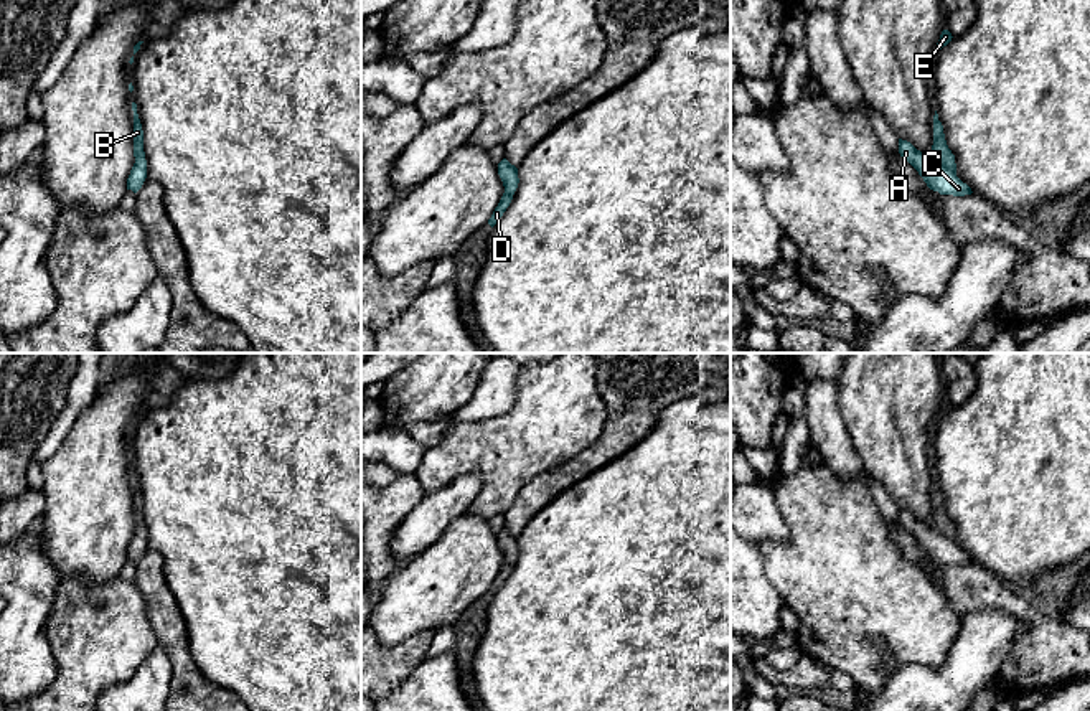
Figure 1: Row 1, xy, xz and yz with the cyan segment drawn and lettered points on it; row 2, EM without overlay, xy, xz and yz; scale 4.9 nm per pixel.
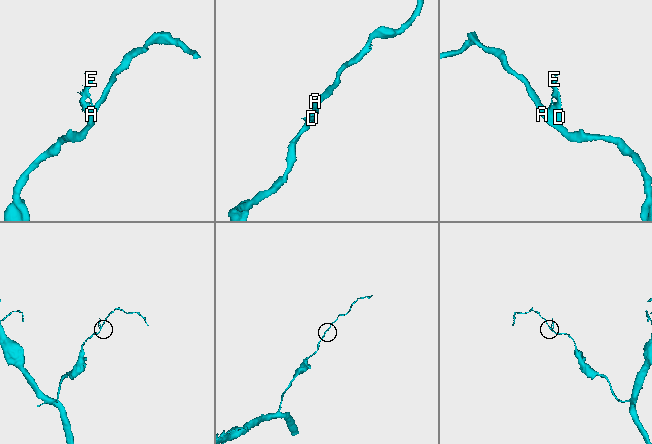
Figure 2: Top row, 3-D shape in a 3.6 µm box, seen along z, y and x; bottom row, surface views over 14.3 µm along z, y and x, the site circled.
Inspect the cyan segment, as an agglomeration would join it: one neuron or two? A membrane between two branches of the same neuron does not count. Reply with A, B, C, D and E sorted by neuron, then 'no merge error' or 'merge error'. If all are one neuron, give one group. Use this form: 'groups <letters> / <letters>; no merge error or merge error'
groups A B C D E; no merge error

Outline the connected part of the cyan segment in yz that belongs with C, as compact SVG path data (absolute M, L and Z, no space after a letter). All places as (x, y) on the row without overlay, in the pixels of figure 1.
M937 480L933 485L932 520L920 521L910 511L899 508L899 523L919 541L930 559L953 566L973 563L971 558L956 546L955 525L947 515Z

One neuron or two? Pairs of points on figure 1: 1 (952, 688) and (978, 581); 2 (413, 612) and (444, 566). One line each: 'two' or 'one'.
1: two
2: one

